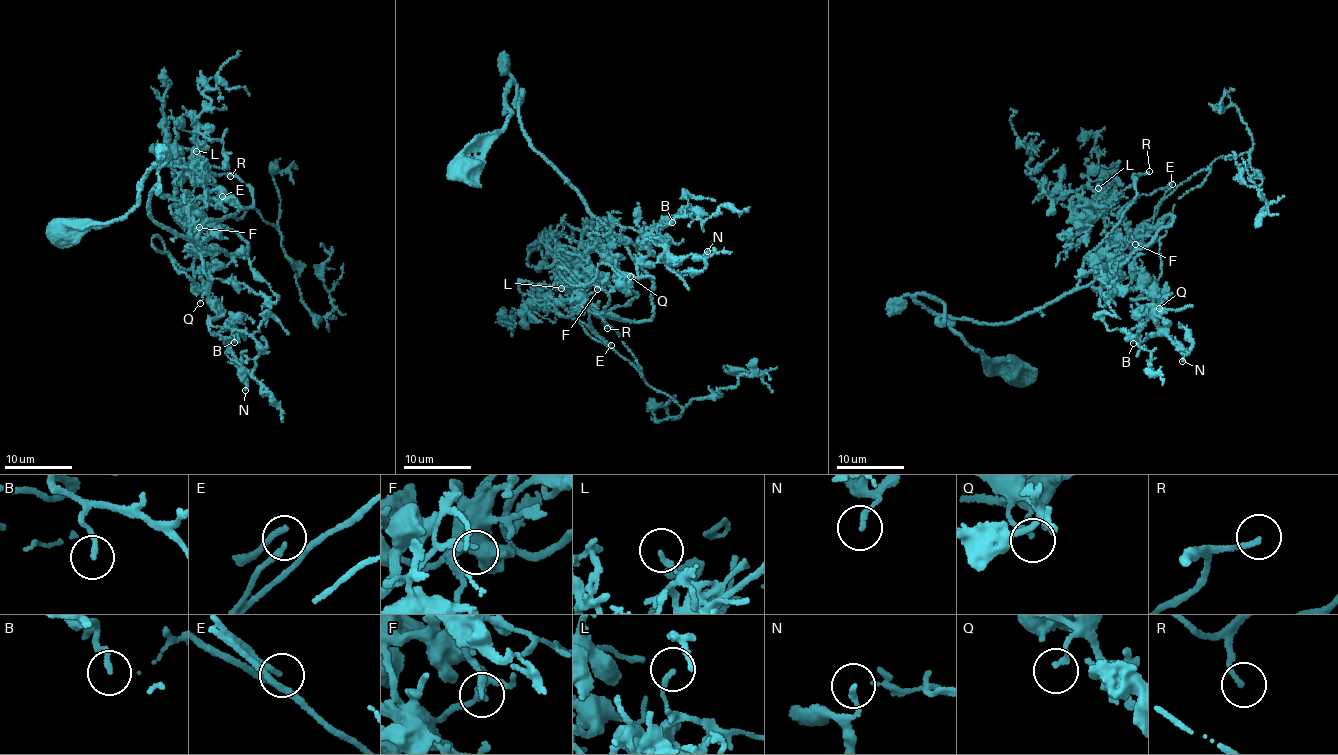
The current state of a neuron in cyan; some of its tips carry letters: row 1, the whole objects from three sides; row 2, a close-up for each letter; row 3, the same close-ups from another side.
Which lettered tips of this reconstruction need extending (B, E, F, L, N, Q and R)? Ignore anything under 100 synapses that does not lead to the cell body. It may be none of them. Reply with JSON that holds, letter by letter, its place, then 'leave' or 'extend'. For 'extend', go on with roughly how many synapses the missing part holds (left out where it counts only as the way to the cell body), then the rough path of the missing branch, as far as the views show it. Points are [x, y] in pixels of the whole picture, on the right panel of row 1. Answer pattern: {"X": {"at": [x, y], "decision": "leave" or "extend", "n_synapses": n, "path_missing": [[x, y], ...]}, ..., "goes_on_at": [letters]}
{"B": {"at": [1133, 343], "decision": "leave"}, "E": {"at": [1172, 184], "decision": "leave"}, "F": {"at": [1135, 244], "decision": "leave"}, "L": {"at": [1098, 188], "decision": "leave"}, "N": {"at": [1182, 361], "decision": "leave"}, "Q": {"at": [1159, 308], "decision": "leave"}, "R": {"at": [1149, 171], "decision": "extend", "n_synapses": 120, "path_missing": [[1149, 171], [1157, 167], [1149, 147], [1133, 139], [1111, 147], [1102, 135], [1061, 162], [998, 85]]}, "goes_on_at": ["R"]}

